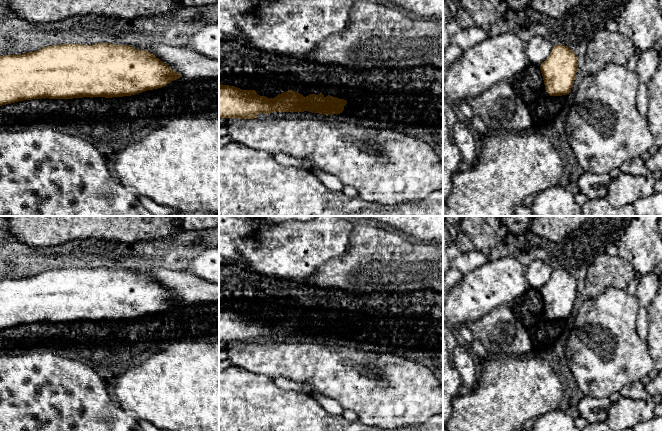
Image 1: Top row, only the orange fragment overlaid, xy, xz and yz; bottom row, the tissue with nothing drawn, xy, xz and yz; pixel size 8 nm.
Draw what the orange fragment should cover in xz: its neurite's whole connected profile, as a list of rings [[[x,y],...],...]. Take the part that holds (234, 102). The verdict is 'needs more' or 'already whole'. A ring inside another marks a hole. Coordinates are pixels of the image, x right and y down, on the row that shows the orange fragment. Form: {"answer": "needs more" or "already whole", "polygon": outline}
{"answer": "already whole", "polygon": [[[219,84],[219,118],[254,119],[258,114],[268,115],[273,112],[312,112],[324,115],[340,114],[343,112],[347,101],[333,96],[310,94],[304,97],[302,94],[288,90],[278,94],[274,98],[260,96],[255,90],[242,90],[235,86]]]}

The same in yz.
{"answer": "already whole", "polygon": [[[564,44],[554,45],[548,58],[541,63],[540,70],[550,96],[567,95],[578,70],[578,58]]]}

